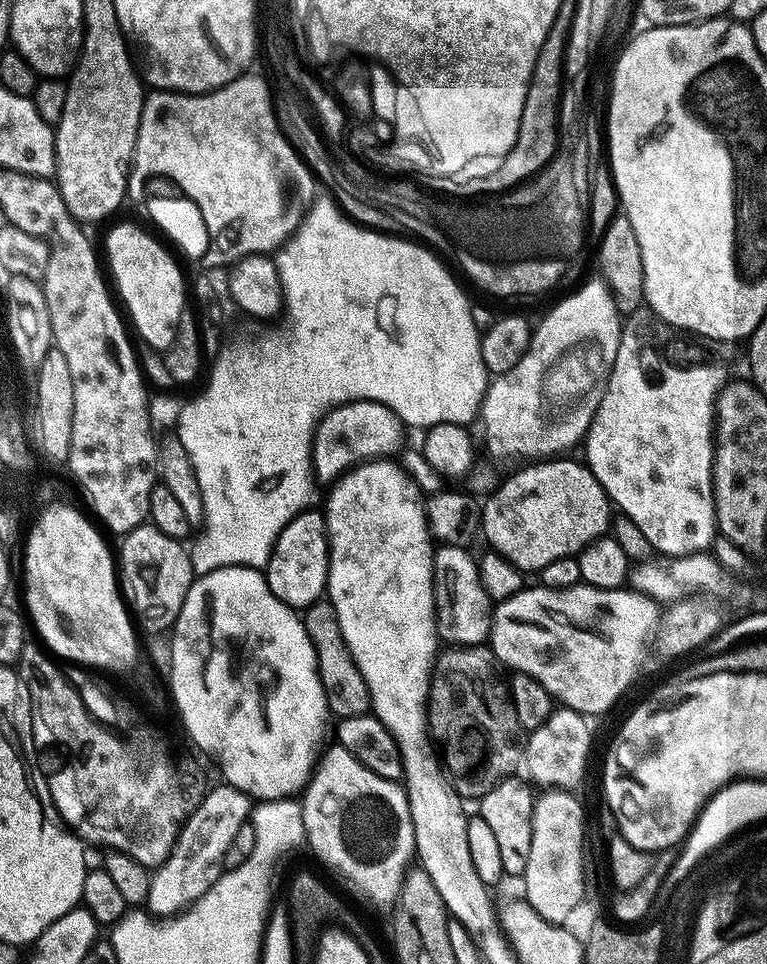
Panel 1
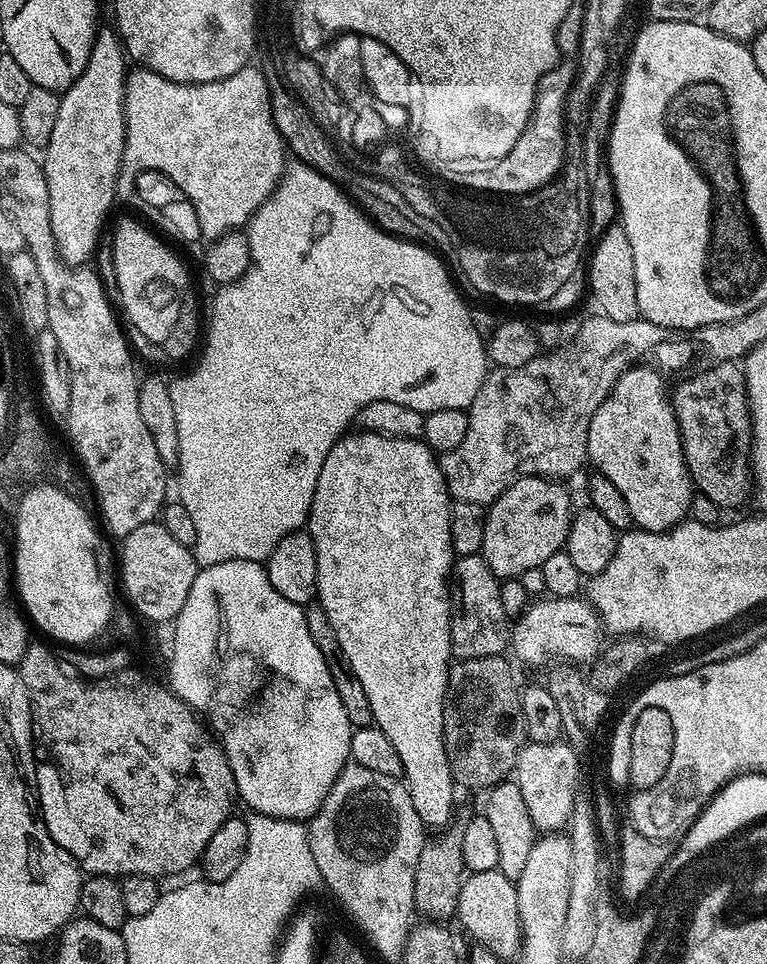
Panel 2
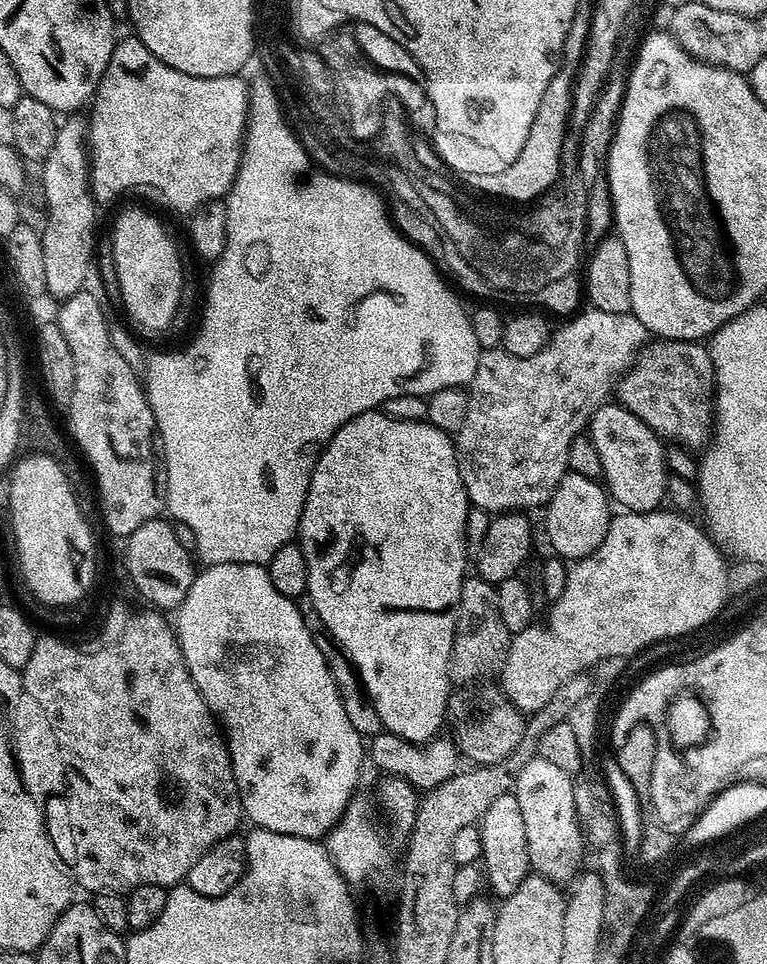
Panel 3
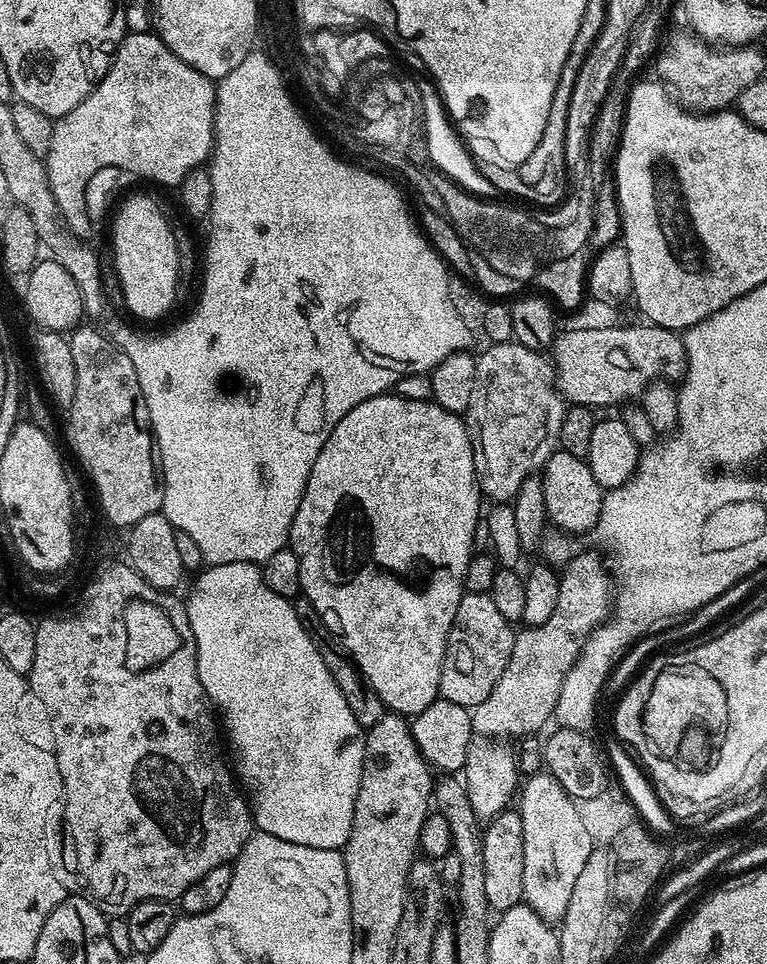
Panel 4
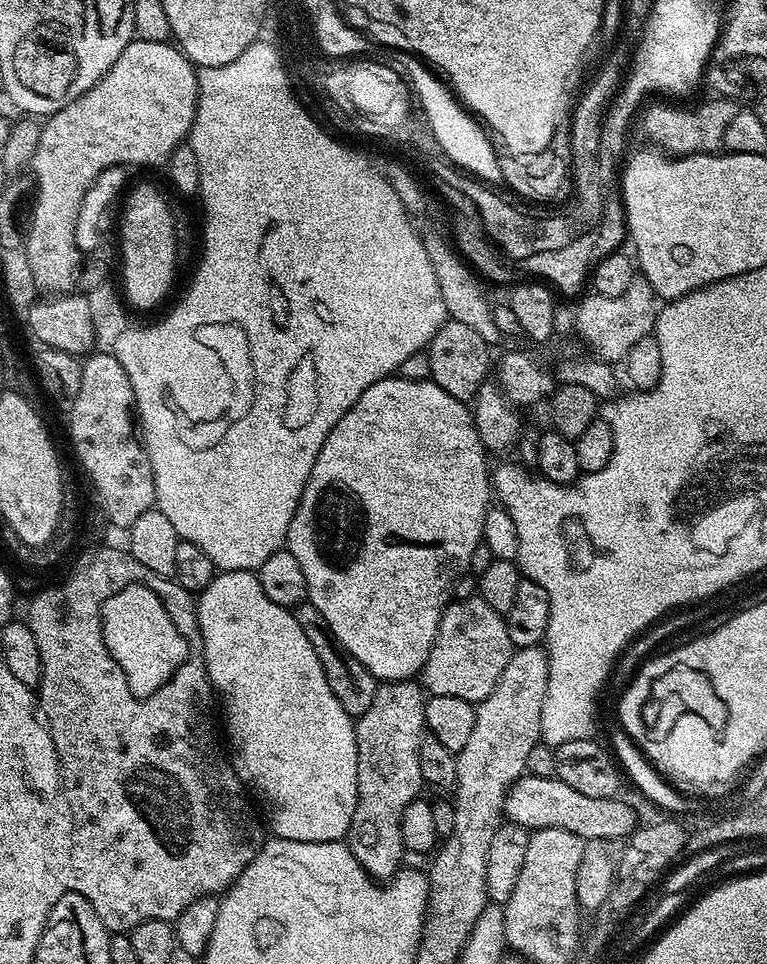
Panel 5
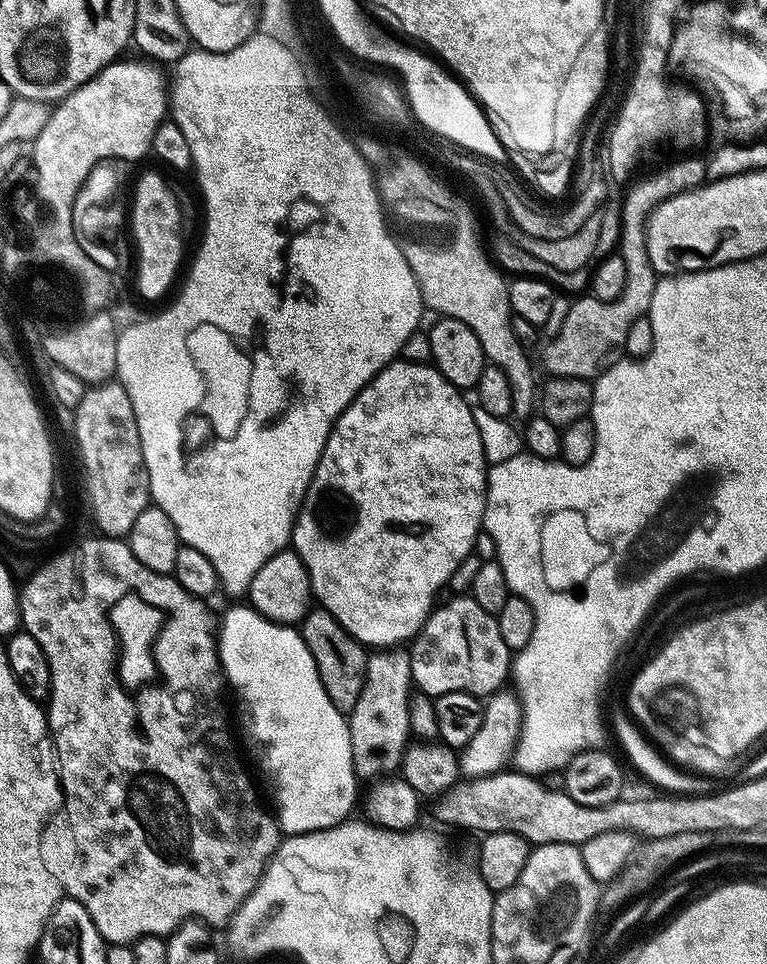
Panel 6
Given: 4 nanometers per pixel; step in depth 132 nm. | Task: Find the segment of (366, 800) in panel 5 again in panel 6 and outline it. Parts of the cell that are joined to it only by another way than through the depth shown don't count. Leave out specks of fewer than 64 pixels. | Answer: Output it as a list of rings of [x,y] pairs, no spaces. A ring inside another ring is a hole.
[[[389,646],[383,650],[373,651],[369,655],[362,694],[358,694],[358,702],[354,702],[354,710],[347,717],[350,730],[350,750],[357,777],[384,778],[399,769],[404,760],[404,750],[410,743],[408,697],[412,695],[413,691],[412,653],[407,647]]]

